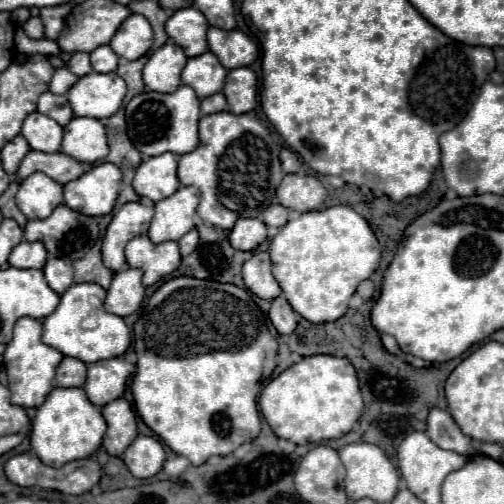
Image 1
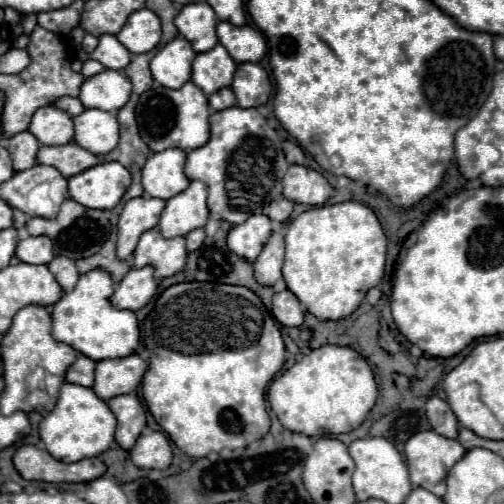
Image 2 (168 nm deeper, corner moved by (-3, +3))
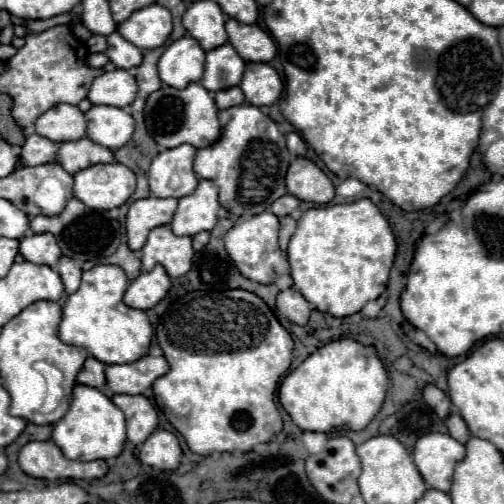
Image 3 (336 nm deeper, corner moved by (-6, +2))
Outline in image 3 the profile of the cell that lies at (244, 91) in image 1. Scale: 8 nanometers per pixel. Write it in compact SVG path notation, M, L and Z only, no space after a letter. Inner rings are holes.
M246 63L244 79L240 83L246 103L250 105L274 105L282 95L284 83L278 71L268 63Z

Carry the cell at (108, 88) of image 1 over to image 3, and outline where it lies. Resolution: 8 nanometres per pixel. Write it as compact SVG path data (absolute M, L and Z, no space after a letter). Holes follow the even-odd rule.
M114 69L96 77L90 87L88 99L94 105L112 105L112 107L128 107L138 91L136 79L126 69Z

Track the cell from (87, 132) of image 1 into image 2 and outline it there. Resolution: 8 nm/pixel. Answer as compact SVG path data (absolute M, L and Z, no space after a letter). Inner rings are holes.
M83 110L83 114L73 118L75 136L73 142L93 154L107 154L117 146L119 124L113 112L103 110Z

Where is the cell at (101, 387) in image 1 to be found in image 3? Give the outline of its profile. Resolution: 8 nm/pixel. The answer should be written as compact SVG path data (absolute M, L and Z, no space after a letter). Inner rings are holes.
M146 355L134 363L126 365L108 365L106 381L114 393L140 395L152 387L152 383L170 369L164 357Z

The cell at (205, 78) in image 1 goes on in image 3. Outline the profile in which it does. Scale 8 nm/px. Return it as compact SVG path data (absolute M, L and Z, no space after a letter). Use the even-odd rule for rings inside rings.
M230 43L216 47L208 51L206 55L206 69L204 69L202 85L212 93L240 85L244 67L246 67L244 59L236 53L236 49Z

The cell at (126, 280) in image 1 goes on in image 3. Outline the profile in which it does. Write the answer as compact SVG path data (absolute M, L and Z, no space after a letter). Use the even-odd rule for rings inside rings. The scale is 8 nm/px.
M156 265L156 269L142 273L136 281L130 283L124 295L124 303L128 307L136 307L144 311L152 309L166 297L170 287L172 287L172 279L168 277L166 269L162 265Z

